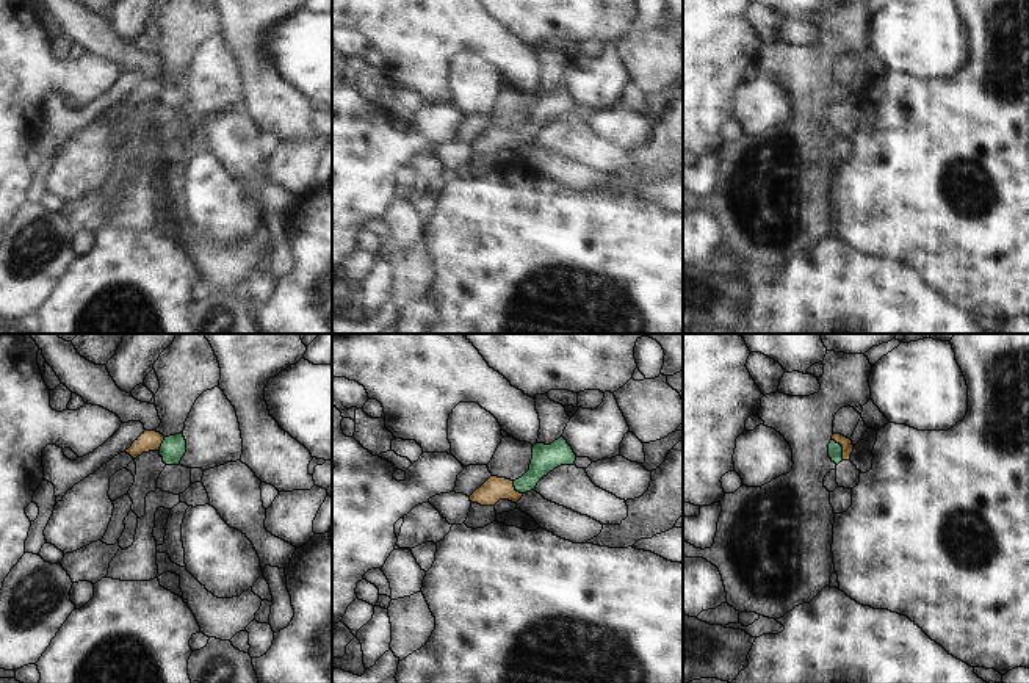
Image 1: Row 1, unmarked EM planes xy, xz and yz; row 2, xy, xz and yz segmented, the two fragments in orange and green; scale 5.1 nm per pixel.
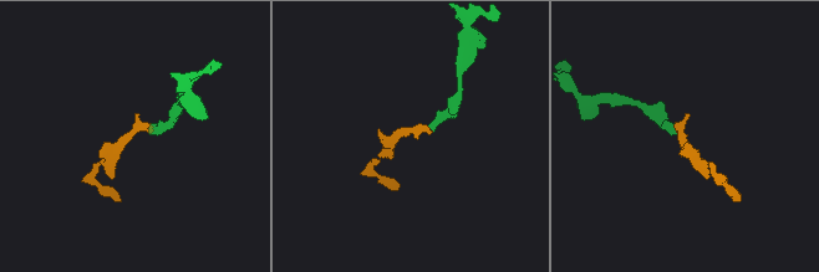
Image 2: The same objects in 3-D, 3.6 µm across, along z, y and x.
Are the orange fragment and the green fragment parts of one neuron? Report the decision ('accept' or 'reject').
accept

